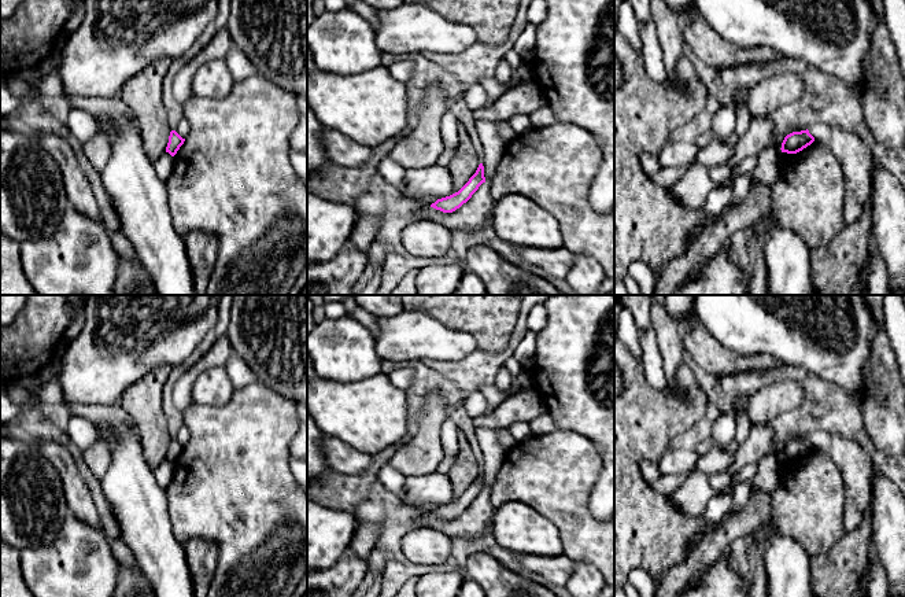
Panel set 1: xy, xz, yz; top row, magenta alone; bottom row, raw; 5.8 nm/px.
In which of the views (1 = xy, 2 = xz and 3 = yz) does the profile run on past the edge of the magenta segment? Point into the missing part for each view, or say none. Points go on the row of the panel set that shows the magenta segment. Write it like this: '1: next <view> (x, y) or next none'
1: next none
2: next none
3: next none

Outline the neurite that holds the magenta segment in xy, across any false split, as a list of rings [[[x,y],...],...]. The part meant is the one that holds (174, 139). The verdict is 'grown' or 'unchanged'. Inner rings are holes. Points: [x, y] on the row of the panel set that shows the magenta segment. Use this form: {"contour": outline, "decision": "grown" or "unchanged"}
{"contour": [[[171,130],[169,136],[166,152],[174,156],[177,151],[180,150],[180,147],[184,144],[184,141],[185,139],[182,139],[176,130]]], "decision": "unchanged"}

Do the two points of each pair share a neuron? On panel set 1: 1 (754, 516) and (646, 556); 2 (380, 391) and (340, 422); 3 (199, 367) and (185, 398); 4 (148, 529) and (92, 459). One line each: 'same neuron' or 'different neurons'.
1: different neurons
2: same neuron
3: same neuron
4: different neurons

